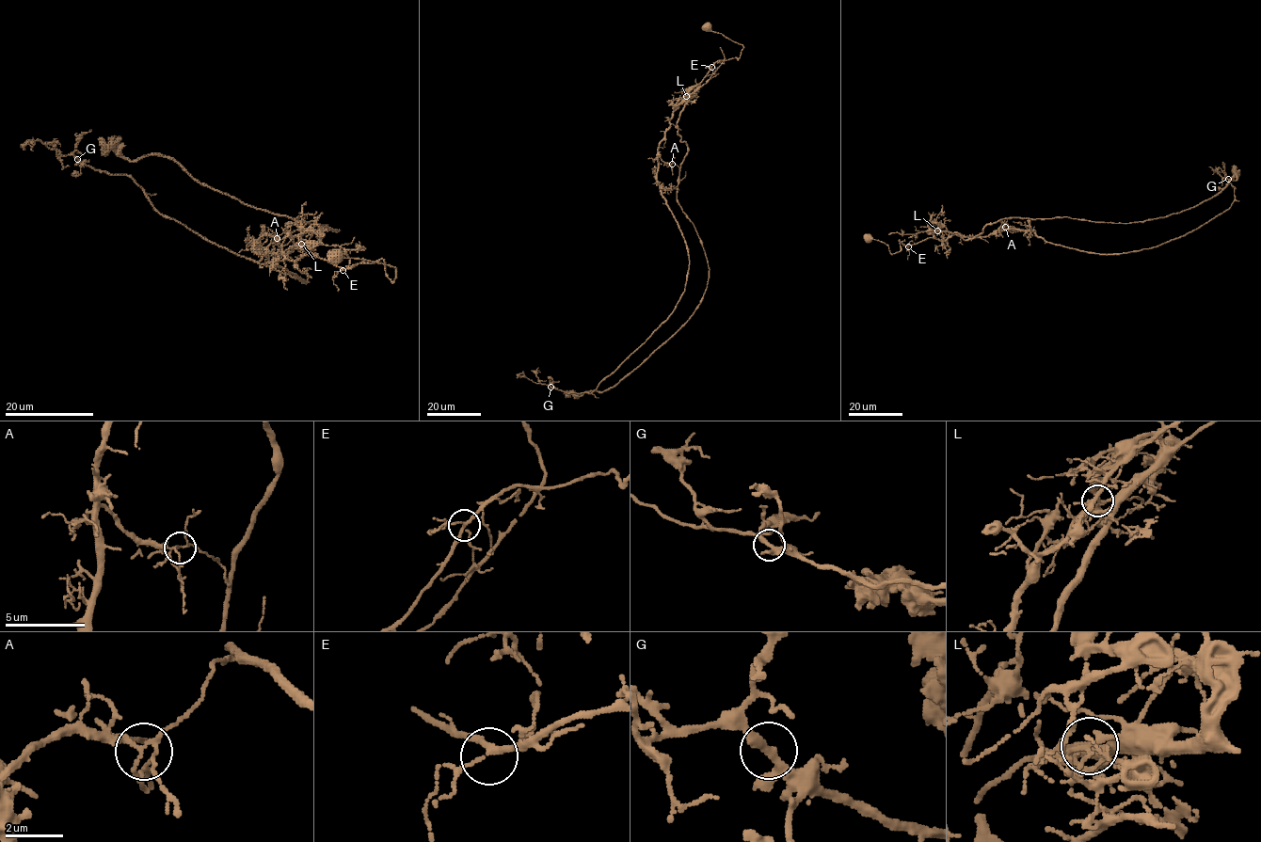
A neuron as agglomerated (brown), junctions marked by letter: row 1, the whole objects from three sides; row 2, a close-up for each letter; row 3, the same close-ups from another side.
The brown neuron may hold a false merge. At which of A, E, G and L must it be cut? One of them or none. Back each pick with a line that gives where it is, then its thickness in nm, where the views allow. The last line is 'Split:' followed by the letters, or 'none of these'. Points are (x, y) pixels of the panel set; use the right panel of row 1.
L: at (937, 230); 150 nm thick
Split: L

